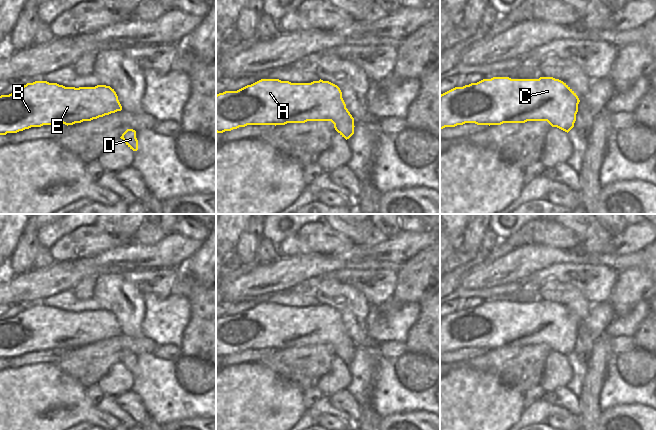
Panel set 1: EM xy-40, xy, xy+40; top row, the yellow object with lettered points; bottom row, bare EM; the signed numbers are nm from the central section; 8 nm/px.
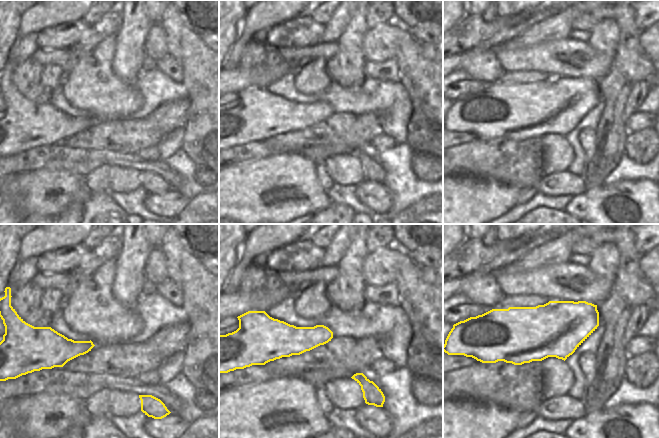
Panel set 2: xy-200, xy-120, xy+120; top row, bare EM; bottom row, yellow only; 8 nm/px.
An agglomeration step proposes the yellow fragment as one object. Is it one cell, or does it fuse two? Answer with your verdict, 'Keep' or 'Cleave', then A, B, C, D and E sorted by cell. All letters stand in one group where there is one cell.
Keep. Groups: A B C D E

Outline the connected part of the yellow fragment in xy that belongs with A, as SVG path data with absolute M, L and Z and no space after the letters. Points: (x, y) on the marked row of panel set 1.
M261 79L237 91L216 95L216 132L223 133L247 125L285 125L307 121L331 121L346 140L354 134L354 118L346 108L340 88L329 81L291 83Z

